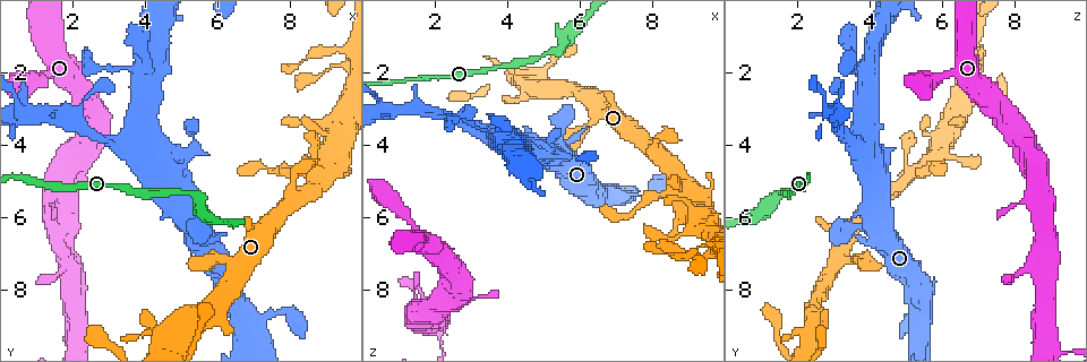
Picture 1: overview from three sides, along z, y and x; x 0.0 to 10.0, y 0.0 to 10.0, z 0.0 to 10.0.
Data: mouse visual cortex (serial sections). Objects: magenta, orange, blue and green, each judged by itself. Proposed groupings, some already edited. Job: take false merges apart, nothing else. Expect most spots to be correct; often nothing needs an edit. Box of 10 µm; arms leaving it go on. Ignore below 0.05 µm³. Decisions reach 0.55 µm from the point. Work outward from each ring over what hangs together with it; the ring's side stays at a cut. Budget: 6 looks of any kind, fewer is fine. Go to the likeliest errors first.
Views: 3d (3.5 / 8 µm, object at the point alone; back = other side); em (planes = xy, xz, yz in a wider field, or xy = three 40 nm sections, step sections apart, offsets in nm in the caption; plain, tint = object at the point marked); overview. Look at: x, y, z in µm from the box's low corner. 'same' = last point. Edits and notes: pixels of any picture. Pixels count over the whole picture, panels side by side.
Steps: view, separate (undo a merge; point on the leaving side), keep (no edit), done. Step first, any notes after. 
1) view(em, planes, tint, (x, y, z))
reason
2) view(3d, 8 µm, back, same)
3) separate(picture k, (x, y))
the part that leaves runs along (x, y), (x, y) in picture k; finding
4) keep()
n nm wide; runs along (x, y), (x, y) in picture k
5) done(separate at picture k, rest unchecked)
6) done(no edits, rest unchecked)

view(3d, 3.5 µm, (5.45, 4.10, 4.25))
abrupt turn

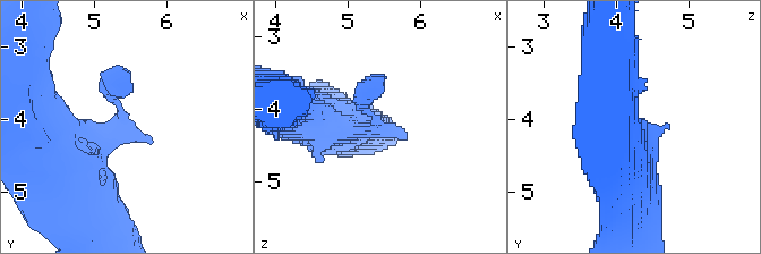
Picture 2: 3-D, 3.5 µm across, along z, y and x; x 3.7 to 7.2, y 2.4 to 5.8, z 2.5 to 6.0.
view(em, xy, step 2, tint, (5.35, 4.05, 4.25))

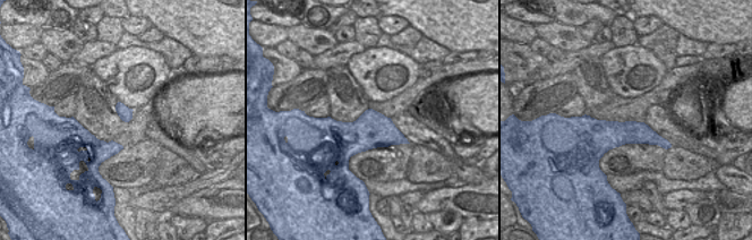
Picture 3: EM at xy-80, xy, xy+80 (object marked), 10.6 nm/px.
keep()
runs along (623, 179), (588, 89) in picture 2; all the same cell

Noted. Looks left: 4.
view(3d, 3.5 µm, (1.15, 0.75, 6.65))
calibre changes

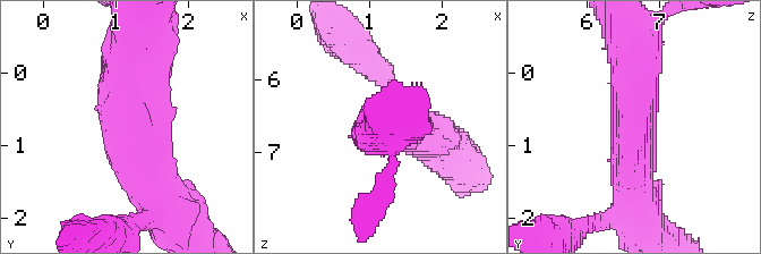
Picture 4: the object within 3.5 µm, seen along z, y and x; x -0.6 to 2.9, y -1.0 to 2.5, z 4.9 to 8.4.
view(em, planes, tint, (1.10, 0.80, 6.65))
now the EM

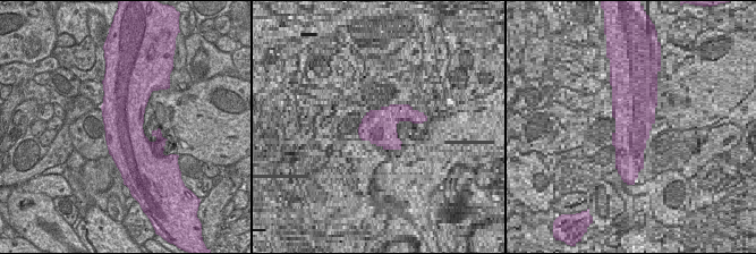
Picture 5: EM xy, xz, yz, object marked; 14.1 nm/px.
keep()
all the same cell

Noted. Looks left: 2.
view(3d, 3.5 µm, (2.55, 3.70, 8.10))

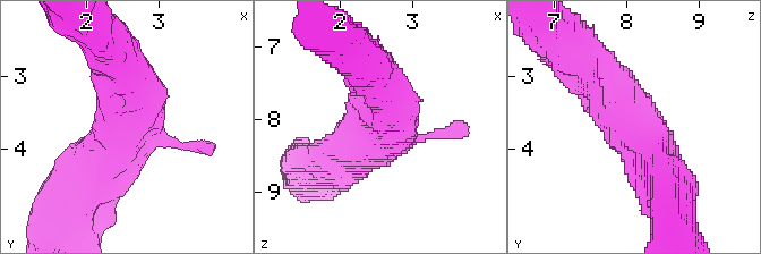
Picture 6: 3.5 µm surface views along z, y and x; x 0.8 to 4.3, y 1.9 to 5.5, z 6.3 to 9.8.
view(em, xy, step 1, tint, (2.55, 3.75, 8.10))

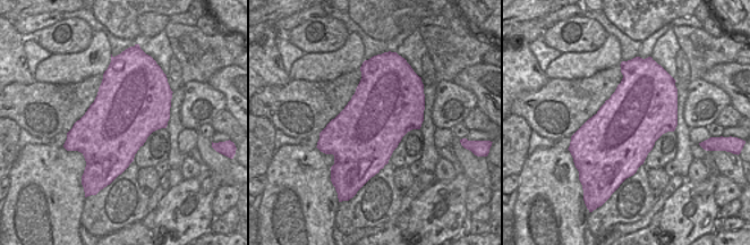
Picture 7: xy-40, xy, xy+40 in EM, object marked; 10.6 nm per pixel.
keep()
750 nm wide; runs along (588, 69), (620, 103), (668, 187) in picture 6; one cell here

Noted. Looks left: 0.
done(no edits, rest unchecked)

